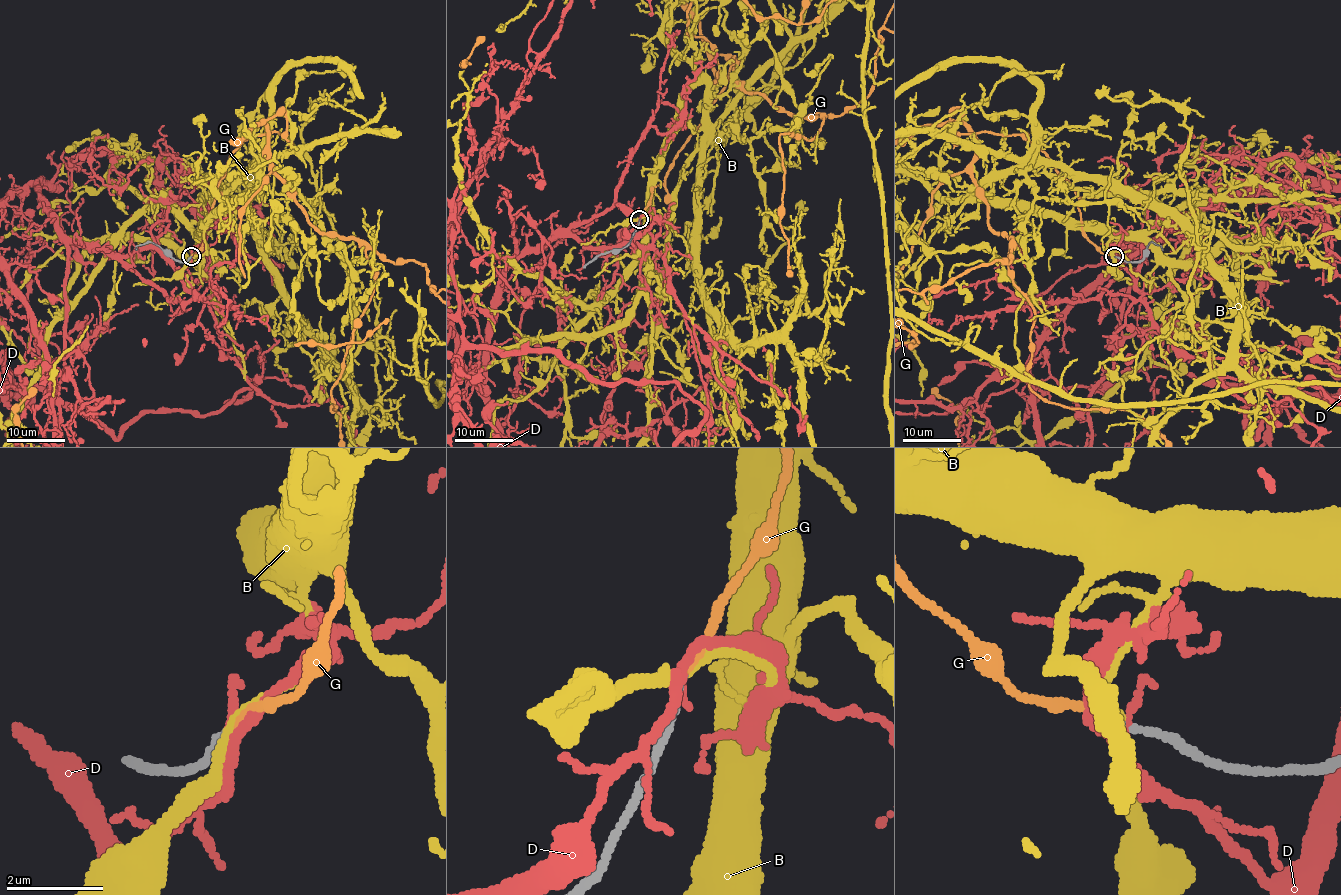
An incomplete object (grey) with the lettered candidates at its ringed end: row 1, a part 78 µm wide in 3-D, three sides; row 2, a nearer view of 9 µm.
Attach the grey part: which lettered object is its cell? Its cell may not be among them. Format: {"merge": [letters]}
{"merge": ["G"]}

